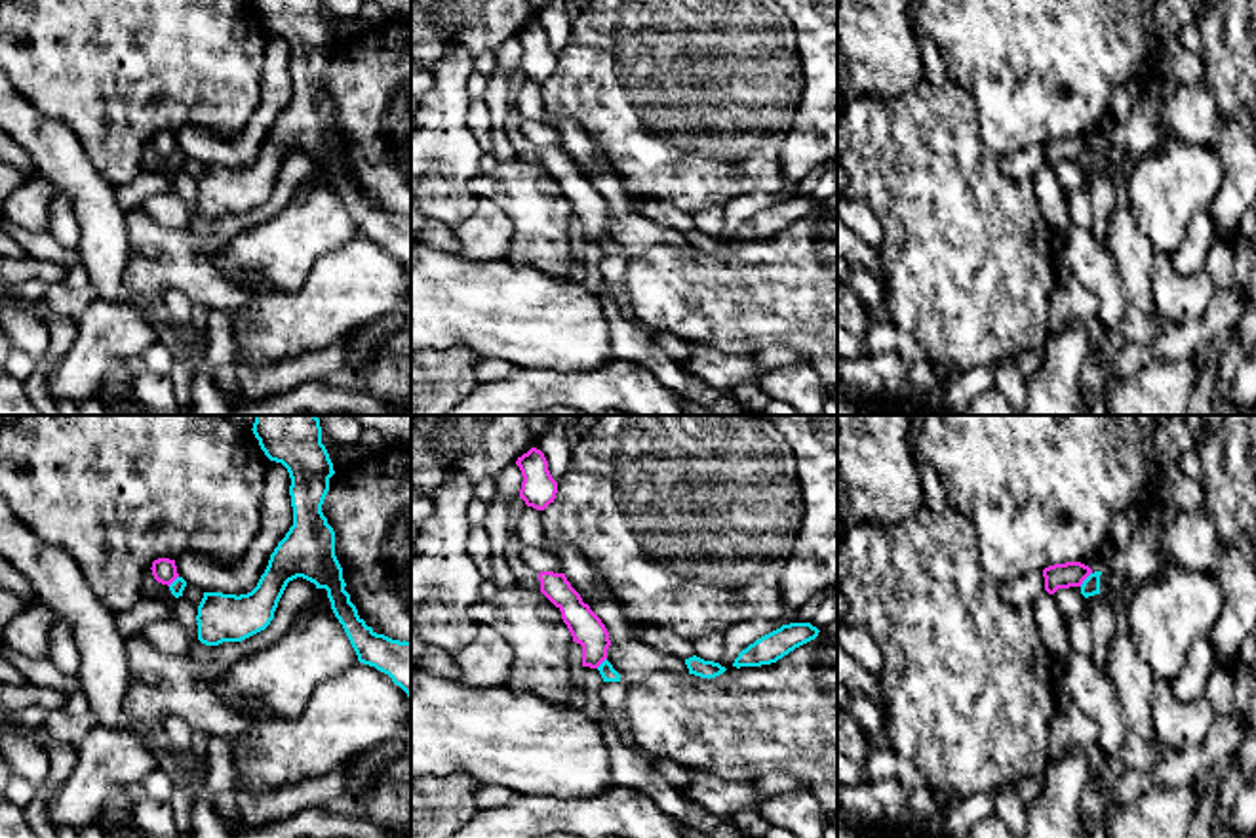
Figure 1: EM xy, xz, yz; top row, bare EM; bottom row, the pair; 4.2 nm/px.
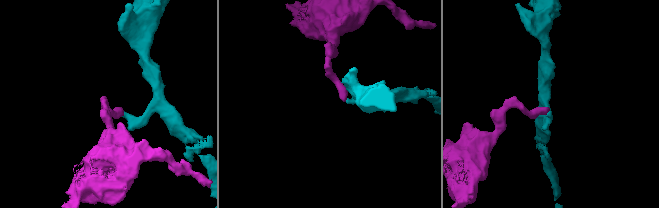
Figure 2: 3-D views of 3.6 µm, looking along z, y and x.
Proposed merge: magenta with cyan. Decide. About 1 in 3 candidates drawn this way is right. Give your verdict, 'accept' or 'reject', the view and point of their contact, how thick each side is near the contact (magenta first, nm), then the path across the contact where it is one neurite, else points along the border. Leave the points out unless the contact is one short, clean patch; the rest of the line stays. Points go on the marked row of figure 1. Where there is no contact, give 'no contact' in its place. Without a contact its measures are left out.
reject | yz (1085, 578) | 110/80 nm | along yz (1091, 572), (1079, 585)

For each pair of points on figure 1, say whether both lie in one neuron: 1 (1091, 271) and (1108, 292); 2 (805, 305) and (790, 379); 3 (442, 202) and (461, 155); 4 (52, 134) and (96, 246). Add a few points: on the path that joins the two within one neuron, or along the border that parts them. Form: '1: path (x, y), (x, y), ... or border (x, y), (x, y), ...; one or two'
1: path (1097, 277), (1106, 286); one
2: border (805, 360), (817, 372); two
3: path (442, 191), (455, 178), (455, 166); one
4: path (63, 162), (90, 193), (96, 218); one

